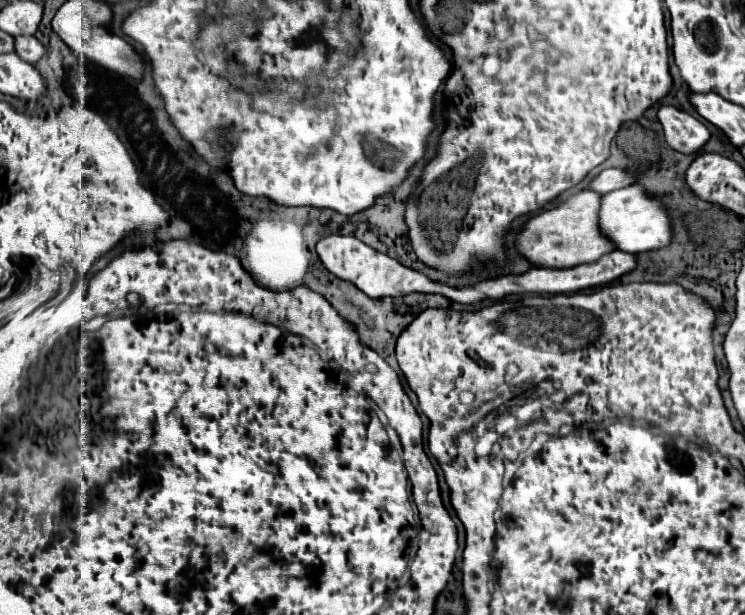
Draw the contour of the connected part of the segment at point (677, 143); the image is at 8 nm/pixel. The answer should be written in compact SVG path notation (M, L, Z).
M662 105L658 109L658 119L664 127L666 143L680 153L698 155L700 149L708 143L710 131L690 113L676 109L672 105Z

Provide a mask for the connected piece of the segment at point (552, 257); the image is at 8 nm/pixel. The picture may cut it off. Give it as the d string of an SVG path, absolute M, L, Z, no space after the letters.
M586 189L576 193L568 201L542 211L534 219L530 219L522 229L518 237L518 249L532 263L556 269L568 269L582 263L598 261L602 255L616 249L610 239L604 239L604 235L600 235L600 199L602 195L596 195L596 191Z

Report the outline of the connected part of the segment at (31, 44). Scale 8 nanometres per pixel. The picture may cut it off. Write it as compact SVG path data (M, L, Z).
M22 35L22 37L16 37L16 53L18 53L24 61L36 65L36 63L46 55L46 47L44 47L36 37L26 37L26 35Z

